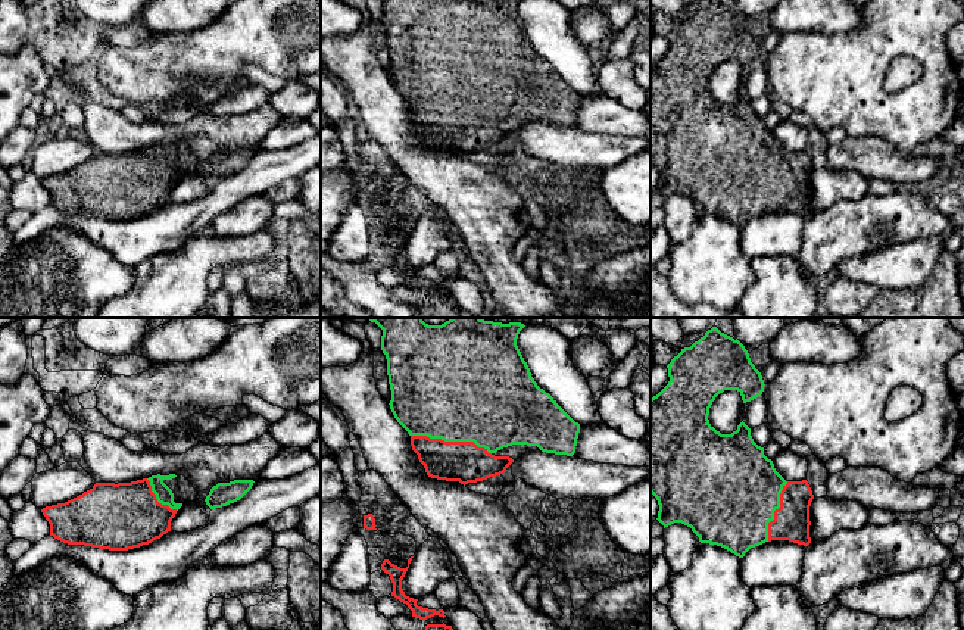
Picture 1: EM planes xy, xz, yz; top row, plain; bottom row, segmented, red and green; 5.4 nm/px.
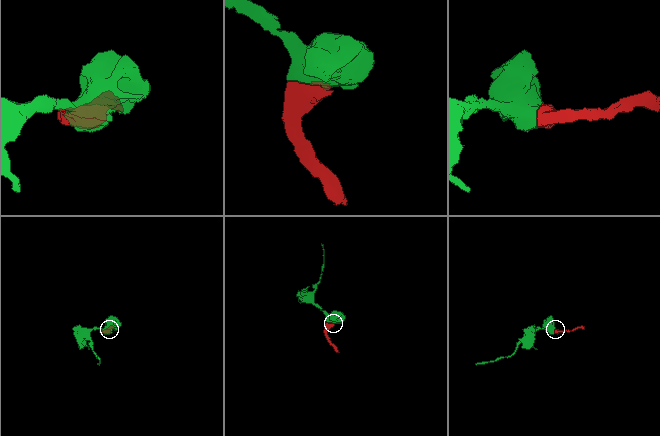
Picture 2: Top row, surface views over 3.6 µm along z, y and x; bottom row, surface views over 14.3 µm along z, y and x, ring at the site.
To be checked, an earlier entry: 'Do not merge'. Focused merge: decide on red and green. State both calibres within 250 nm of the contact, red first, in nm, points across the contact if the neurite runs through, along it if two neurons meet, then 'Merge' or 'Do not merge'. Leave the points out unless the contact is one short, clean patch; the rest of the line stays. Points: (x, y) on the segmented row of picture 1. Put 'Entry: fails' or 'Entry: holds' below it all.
Thickness 220 nm (red) against 480 nm. Merge
Entry: fails

